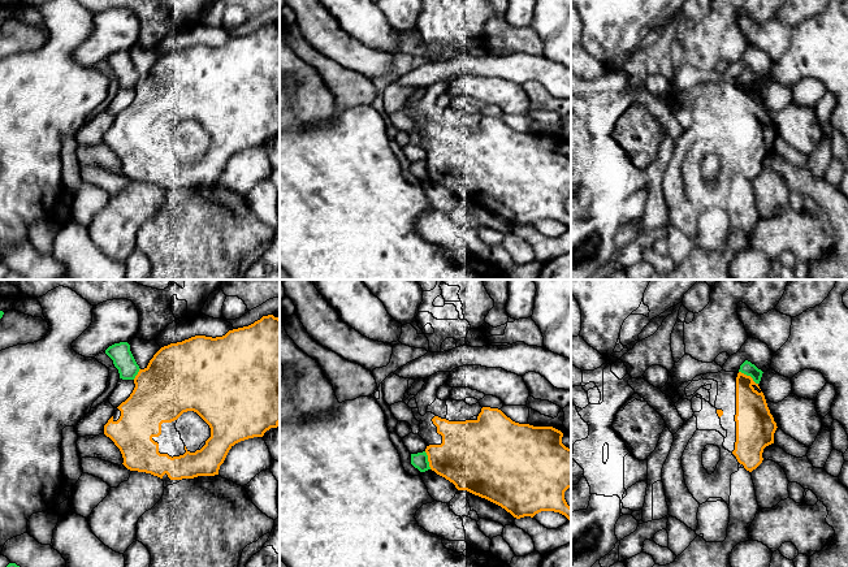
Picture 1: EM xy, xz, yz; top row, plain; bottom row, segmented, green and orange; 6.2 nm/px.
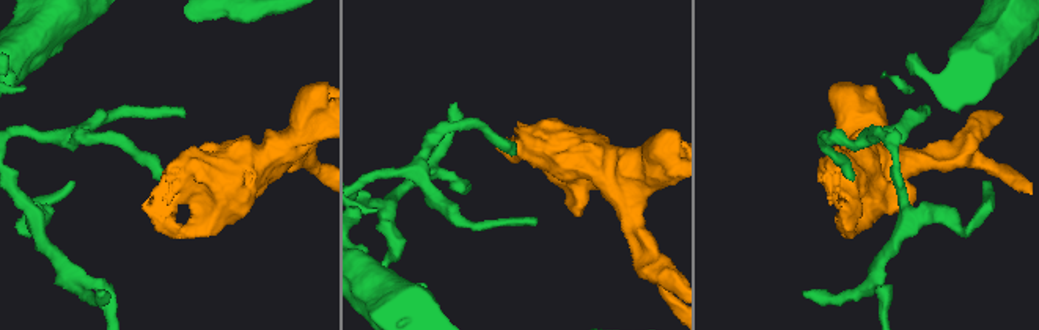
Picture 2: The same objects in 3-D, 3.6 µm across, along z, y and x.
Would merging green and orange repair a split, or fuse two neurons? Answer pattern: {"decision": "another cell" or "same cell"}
{"decision": "another cell"}

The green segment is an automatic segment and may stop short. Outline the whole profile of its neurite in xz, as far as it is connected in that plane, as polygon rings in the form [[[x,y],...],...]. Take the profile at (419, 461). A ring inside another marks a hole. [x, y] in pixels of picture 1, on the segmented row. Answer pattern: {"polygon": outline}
{"polygon": [[[425,451],[417,453],[417,454],[411,454],[411,464],[417,468],[420,472],[425,472],[431,469],[429,462],[428,462],[428,455]]]}

